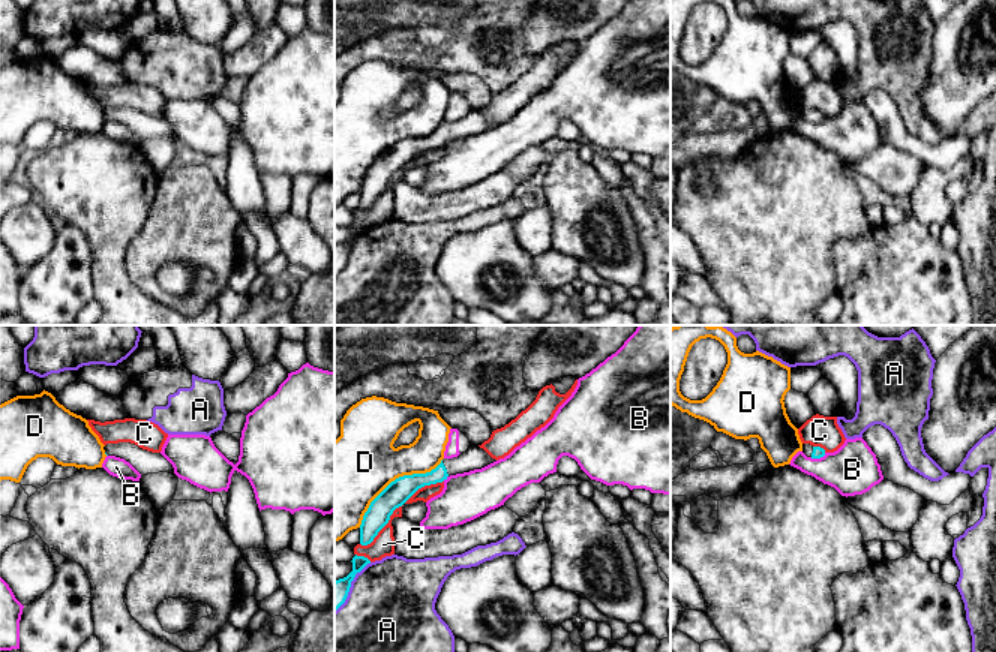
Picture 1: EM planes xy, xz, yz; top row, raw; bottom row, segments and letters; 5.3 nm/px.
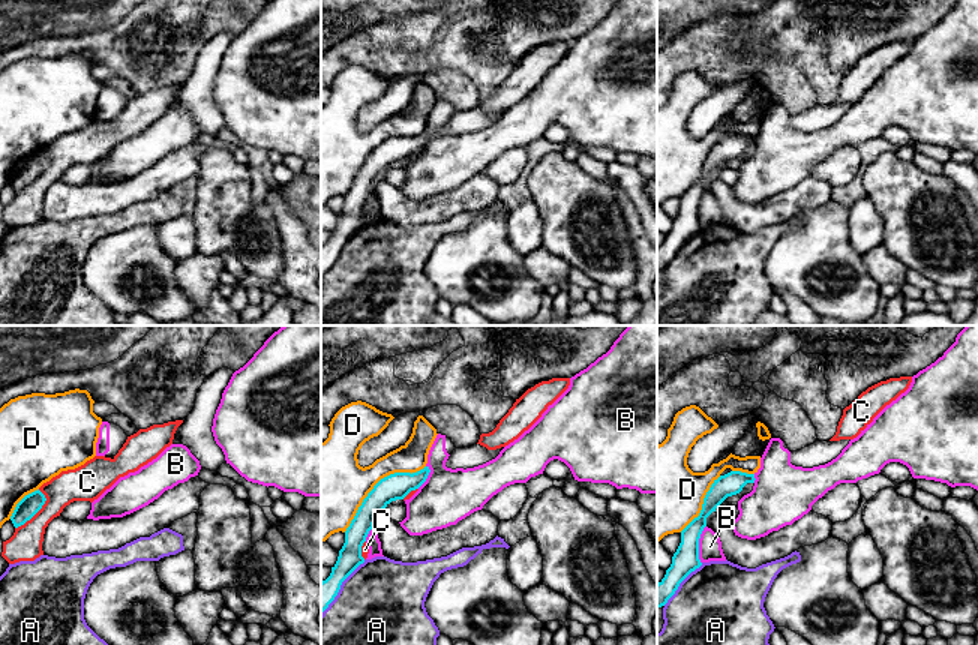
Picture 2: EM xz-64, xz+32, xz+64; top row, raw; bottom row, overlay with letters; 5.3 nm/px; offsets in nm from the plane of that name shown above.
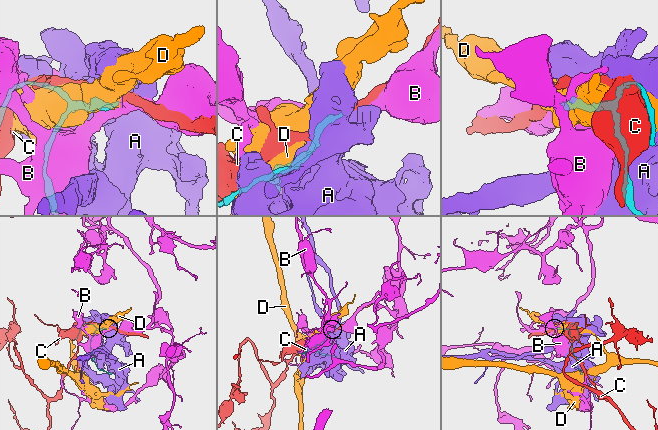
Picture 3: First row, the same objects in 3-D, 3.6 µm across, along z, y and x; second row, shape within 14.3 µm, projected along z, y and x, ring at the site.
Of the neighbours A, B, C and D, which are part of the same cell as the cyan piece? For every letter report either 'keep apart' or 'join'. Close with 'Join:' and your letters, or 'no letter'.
A: keep apart
B: keep apart
C: keep apart
D: keep apart
Join: no letter

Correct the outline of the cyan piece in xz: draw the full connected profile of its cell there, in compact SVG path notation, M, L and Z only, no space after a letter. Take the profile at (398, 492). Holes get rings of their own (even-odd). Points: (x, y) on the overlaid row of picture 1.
M471 445L465 453L441 463L426 474L404 475L392 481L369 505L360 525L360 544L368 546L388 523L390 516L402 507L418 489L442 483L450 475L482 469L496 462L483 448Z

